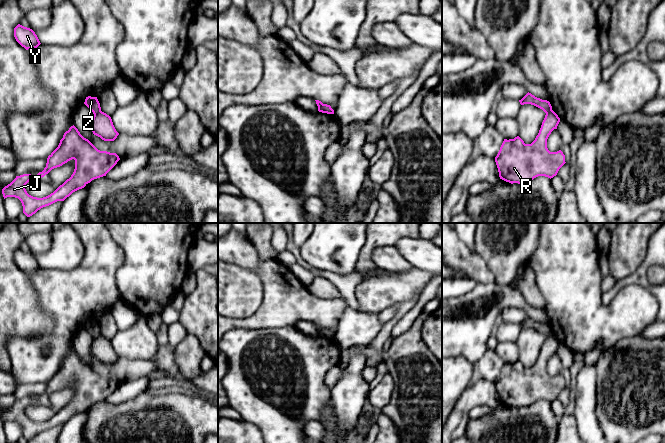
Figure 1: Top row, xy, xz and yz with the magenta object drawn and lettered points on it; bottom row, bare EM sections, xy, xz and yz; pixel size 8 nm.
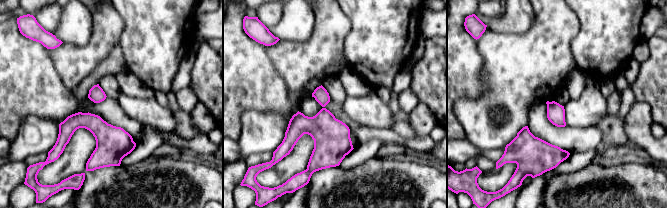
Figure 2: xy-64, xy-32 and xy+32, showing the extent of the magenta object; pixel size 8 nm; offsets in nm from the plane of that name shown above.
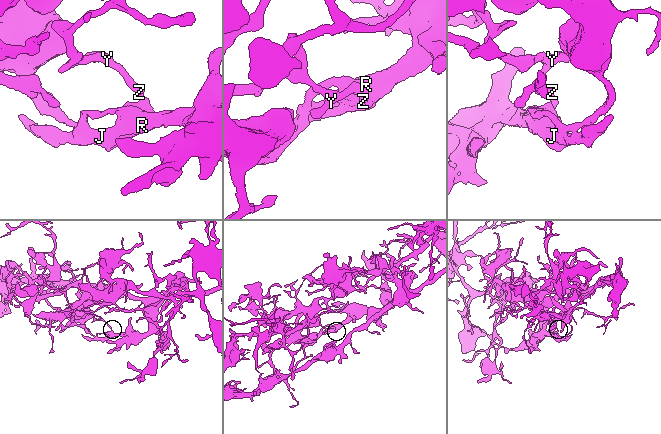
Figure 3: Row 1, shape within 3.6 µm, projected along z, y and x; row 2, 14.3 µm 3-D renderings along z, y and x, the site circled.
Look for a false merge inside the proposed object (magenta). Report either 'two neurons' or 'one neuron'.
two neurons

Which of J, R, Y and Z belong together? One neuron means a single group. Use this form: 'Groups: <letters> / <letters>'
Groups: J R / Y Z

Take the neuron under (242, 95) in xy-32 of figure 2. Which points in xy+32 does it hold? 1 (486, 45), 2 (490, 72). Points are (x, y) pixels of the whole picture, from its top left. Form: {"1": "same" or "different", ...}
{"1": "different", "2": "different"}

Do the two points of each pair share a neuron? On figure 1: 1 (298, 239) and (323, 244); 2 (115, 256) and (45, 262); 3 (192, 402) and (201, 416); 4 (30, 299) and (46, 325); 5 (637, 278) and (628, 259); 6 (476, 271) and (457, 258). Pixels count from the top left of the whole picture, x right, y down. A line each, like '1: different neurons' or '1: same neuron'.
1: different neurons
2: different neurons
3: same neuron
4: same neuron
5: different neurons
6: same neuron

